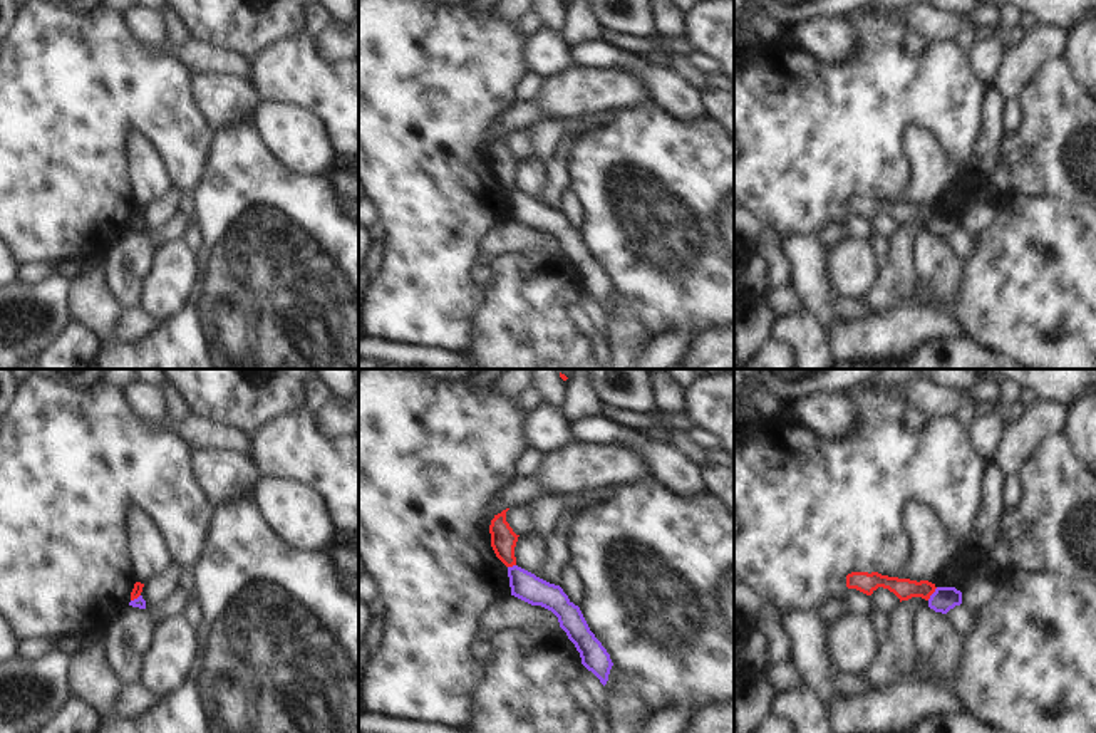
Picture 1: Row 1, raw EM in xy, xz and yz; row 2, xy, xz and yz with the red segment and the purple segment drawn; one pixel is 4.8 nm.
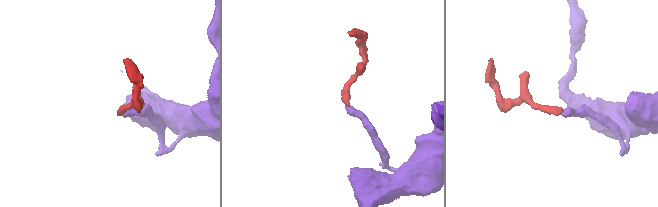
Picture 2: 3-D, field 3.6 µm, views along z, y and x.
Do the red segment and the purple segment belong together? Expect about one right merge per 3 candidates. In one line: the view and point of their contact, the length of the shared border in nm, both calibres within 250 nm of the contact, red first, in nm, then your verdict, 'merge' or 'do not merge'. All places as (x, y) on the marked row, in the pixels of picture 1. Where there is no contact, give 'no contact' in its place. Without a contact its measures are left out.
yz (932, 592) | 80 nm | 100/120 nm | do not merge

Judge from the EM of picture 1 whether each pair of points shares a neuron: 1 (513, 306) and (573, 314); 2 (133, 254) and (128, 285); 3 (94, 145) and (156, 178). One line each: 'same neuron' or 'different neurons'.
1: different neurons
2: same neuron
3: different neurons

